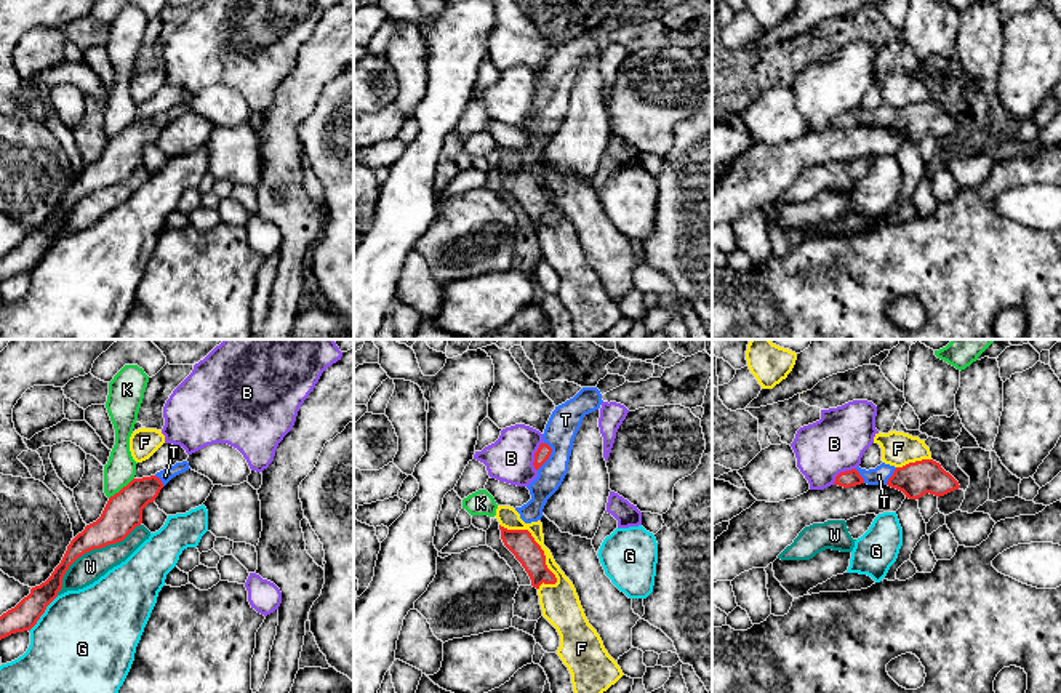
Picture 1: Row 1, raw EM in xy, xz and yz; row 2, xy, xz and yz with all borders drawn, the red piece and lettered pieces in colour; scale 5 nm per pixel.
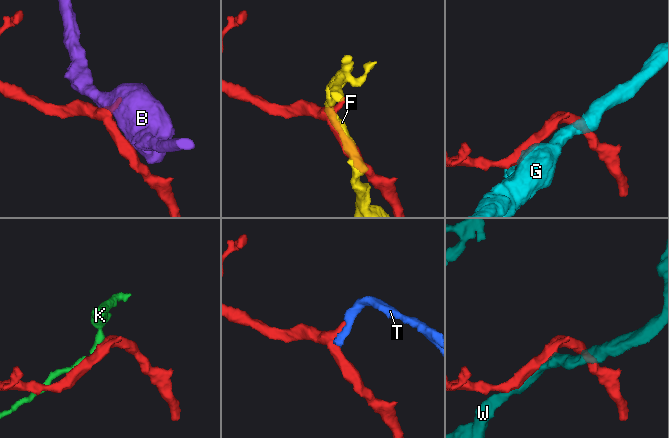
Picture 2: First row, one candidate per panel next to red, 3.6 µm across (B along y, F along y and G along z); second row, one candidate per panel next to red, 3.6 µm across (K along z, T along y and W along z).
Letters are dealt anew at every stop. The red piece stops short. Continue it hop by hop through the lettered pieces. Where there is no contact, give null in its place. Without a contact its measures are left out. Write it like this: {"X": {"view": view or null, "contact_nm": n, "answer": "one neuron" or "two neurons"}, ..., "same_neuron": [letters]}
{"B": {"view": "xz", "contact_nm": 160, "answer": "two neurons"}, "F": {"view": "xz", "contact_nm": 420, "answer": "two neurons"}, "G": {"view": "xy", "contact_nm": 240, "answer": "two neurons"}, "K": {"view": "xy", "contact_nm": 170, "answer": "two neurons"}, "T": {"view": "xz", "contact_nm": 150, "answer": "one neuron"}, "W": {"view": "xy", "contact_nm": 550, "answer": "two neurons"}, "same_neuron": ["T"]}

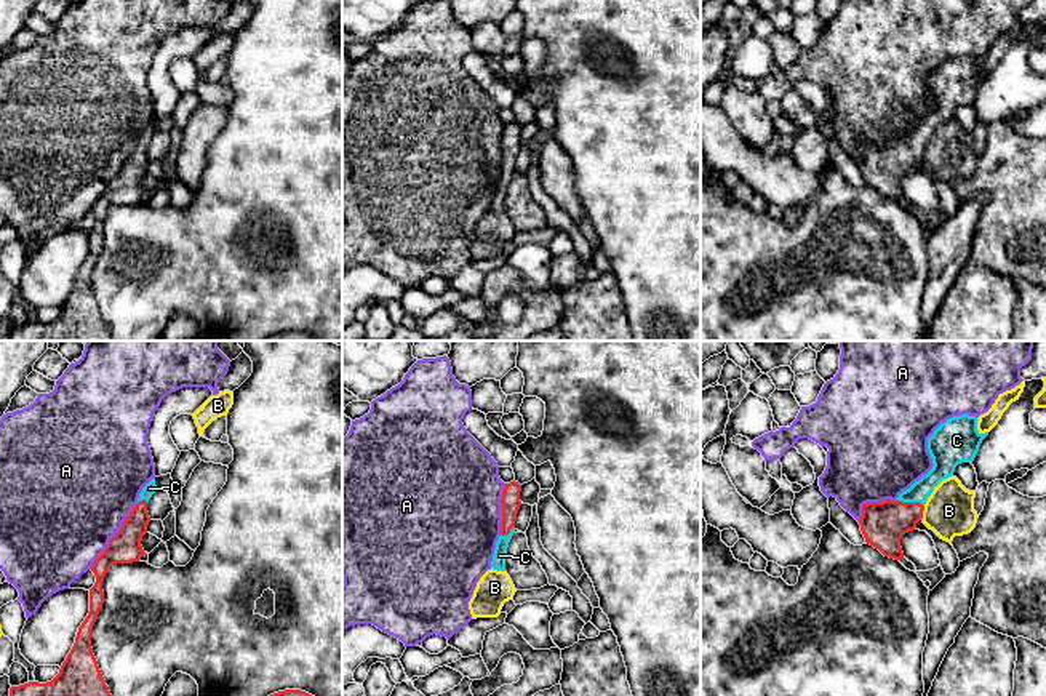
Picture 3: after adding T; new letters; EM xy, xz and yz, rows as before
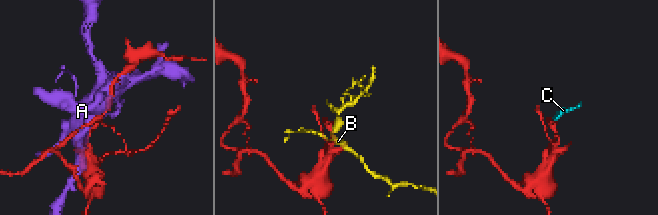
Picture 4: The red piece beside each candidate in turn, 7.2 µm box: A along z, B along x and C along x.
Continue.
{"A": {"view": "xy", "contact_nm": 420, "answer": "two neurons"}, "B": {"view": "yz", "contact_nm": 80, "answer": "two neurons"}, "C": {"view": "yz", "contact_nm": 140, "answer": "one neuron"}, "same_neuron": ["C"]}

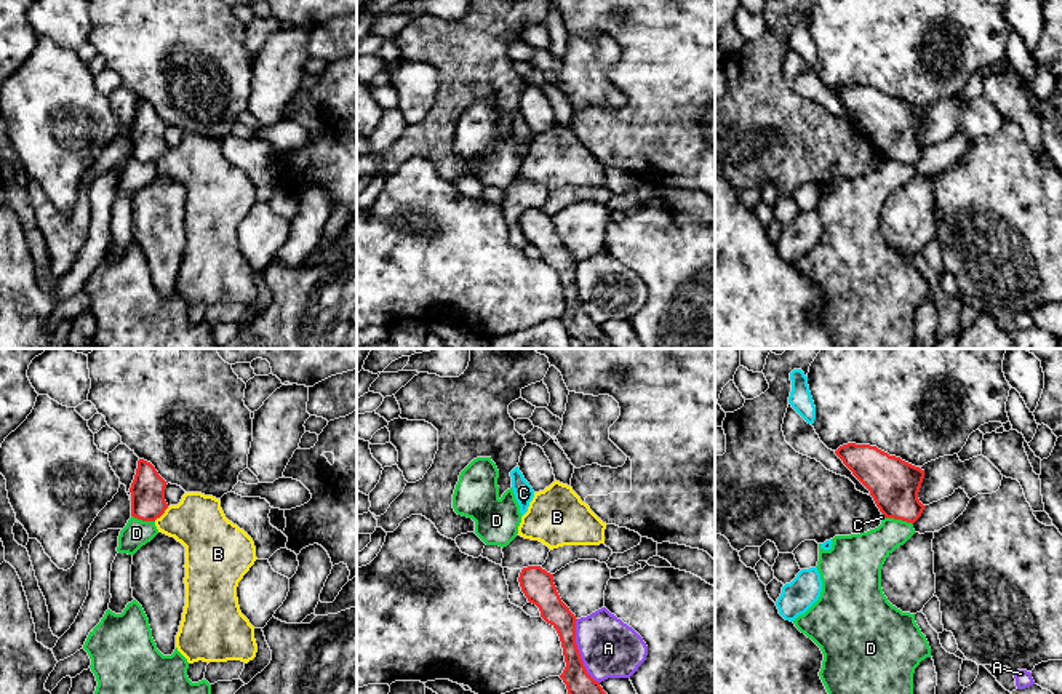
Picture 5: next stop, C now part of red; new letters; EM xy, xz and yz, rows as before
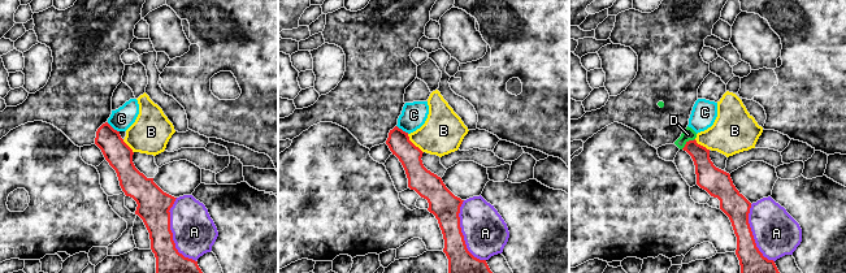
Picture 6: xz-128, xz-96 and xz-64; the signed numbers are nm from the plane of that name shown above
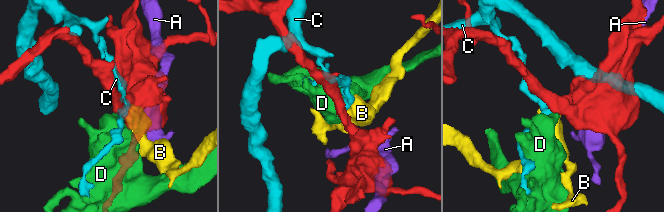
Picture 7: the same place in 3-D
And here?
{"A": {"view": "xz", "contact_nm": 340, "answer": "two neurons"}, "B": {"view": "xy", "contact_nm": 100, "answer": "two neurons"}, "C": {"view": "yz", "contact_nm": 40, "answer": "two neurons"}, "D": {"view": "yz", "contact_nm": 150, "answer": "two neurons"}, "same_neuron": []}

